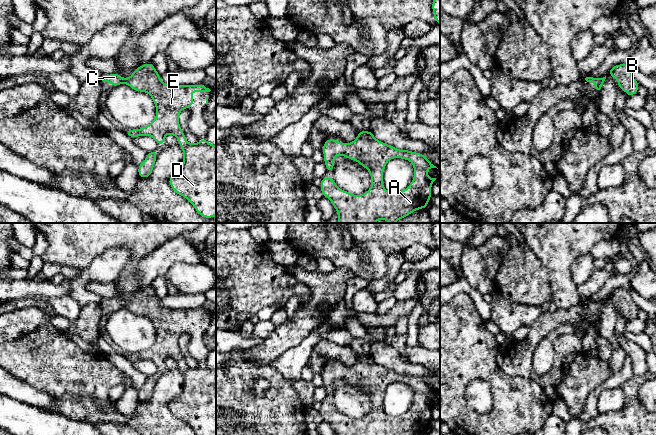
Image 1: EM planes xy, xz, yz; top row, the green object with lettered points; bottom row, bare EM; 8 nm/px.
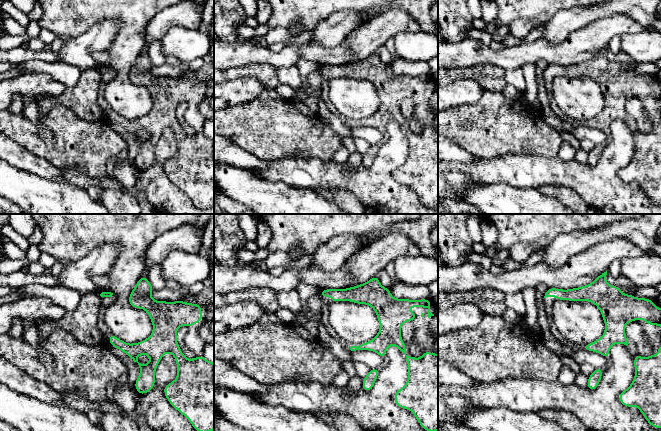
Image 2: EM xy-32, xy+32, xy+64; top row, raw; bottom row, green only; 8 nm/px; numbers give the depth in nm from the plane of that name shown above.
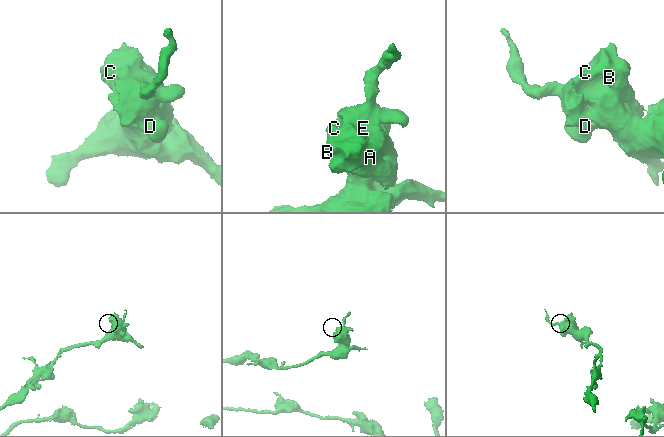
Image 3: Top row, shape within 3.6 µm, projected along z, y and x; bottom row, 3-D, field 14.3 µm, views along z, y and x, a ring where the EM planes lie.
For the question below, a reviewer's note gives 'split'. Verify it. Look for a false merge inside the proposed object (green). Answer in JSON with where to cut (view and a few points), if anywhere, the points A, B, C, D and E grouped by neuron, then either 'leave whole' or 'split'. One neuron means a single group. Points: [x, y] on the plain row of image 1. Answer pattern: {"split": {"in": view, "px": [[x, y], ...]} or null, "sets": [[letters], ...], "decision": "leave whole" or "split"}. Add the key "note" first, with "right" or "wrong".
{"note": "wrong", "split": null, "sets": [["A", "B", "C", "D", "E"]], "decision": "leave whole"}

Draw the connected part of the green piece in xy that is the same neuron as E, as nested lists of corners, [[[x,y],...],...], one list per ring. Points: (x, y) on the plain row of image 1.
[[[150,286],[138,290],[129,302],[123,302],[119,298],[113,297],[102,299],[99,304],[101,307],[110,306],[114,311],[119,308],[126,308],[135,315],[146,316],[151,320],[156,330],[155,343],[149,349],[138,354],[127,354],[126,359],[131,362],[148,359],[160,370],[164,369],[167,358],[173,358],[183,374],[183,387],[181,394],[169,401],[170,410],[174,416],[187,423],[196,435],[216,435],[216,369],[210,368],[207,363],[202,363],[195,368],[189,367],[179,349],[180,336],[193,330],[194,321],[192,317],[210,316],[211,314],[202,307],[173,310],[163,307],[160,301],[161,299],[157,297],[154,289]]]

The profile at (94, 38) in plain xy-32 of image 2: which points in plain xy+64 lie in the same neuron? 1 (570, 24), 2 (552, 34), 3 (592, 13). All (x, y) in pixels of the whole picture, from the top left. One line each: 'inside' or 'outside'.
1: inside
2: inside
3: inside

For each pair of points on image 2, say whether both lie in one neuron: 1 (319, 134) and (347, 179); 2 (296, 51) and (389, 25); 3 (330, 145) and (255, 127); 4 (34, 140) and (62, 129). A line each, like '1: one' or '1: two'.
1: two
2: one
3: one
4: one

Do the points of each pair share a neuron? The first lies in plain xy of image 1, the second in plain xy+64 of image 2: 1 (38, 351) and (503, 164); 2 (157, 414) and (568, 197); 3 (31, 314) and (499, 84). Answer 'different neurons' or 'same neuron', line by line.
1: different neurons
2: different neurons
3: different neurons

